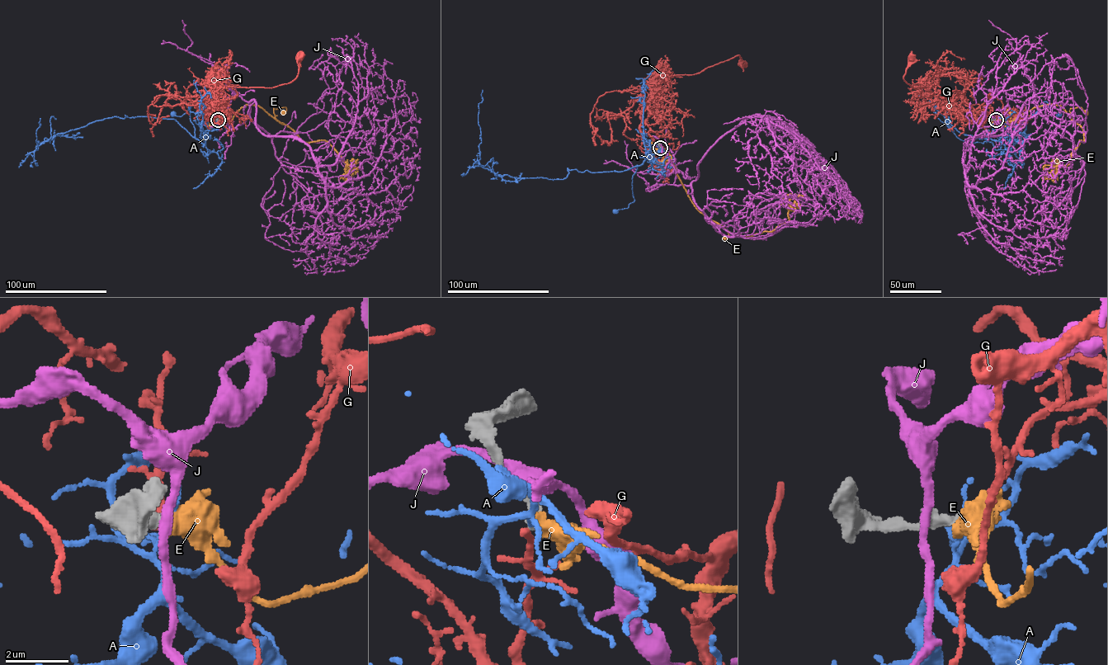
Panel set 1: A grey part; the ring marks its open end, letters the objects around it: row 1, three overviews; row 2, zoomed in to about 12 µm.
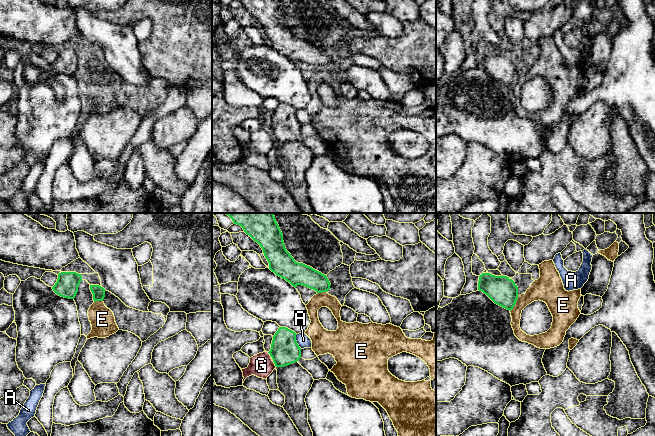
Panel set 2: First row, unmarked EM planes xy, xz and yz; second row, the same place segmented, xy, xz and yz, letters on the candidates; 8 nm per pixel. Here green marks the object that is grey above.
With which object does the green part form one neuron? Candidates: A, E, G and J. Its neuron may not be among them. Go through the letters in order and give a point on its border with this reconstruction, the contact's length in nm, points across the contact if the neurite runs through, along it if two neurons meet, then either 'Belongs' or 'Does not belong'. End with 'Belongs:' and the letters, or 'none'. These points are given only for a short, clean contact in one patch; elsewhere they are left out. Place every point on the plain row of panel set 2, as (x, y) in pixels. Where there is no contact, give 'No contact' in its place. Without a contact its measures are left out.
A: Touches green at xz (296, 117). Shared border 130 nm. Boundary: xz (296, 110), (296, 119), (301, 124). Does not belong
E: Touches green at yz (515, 79). Shared border 140 nm. Boundary: yz (518, 73), (510, 87). Does not belong
G: Touches green at xz (274, 139). Shared border 60 nm. Boundary: xz (272, 137), (276, 142). Does not belong
J: No contact. Does not belong
Belongs: none

